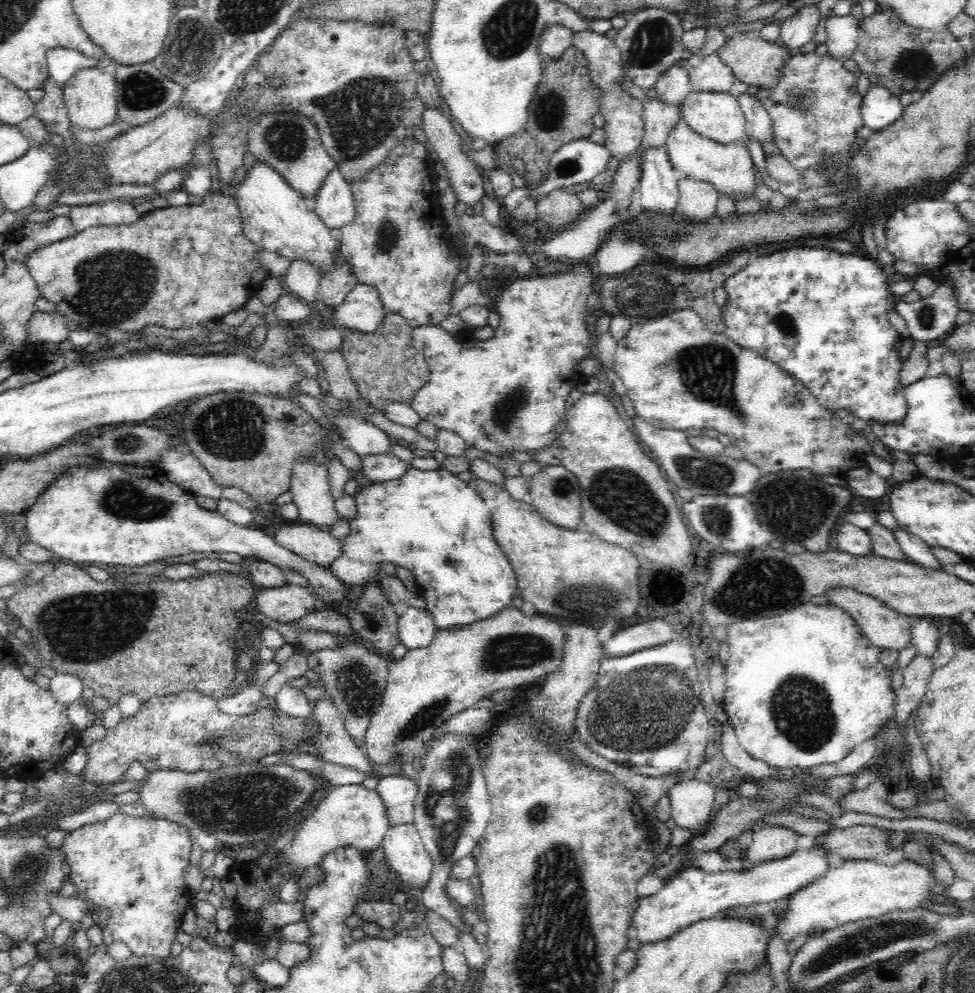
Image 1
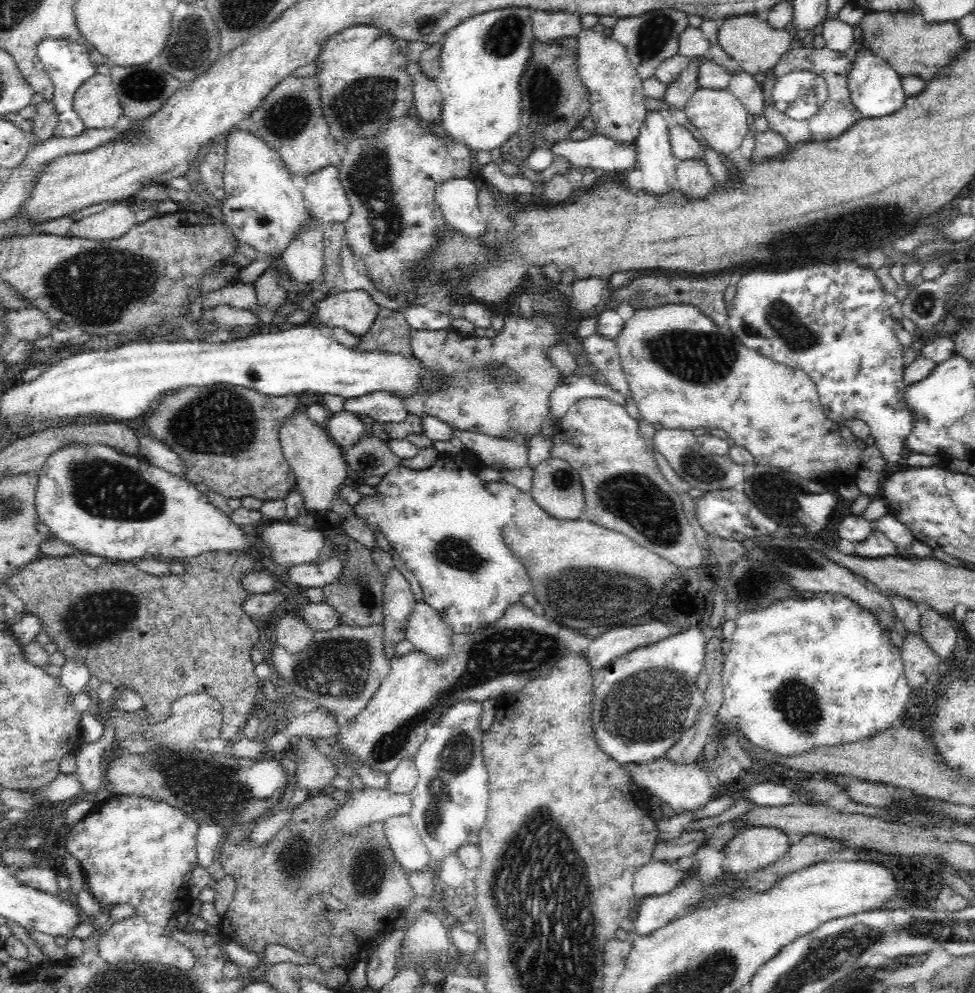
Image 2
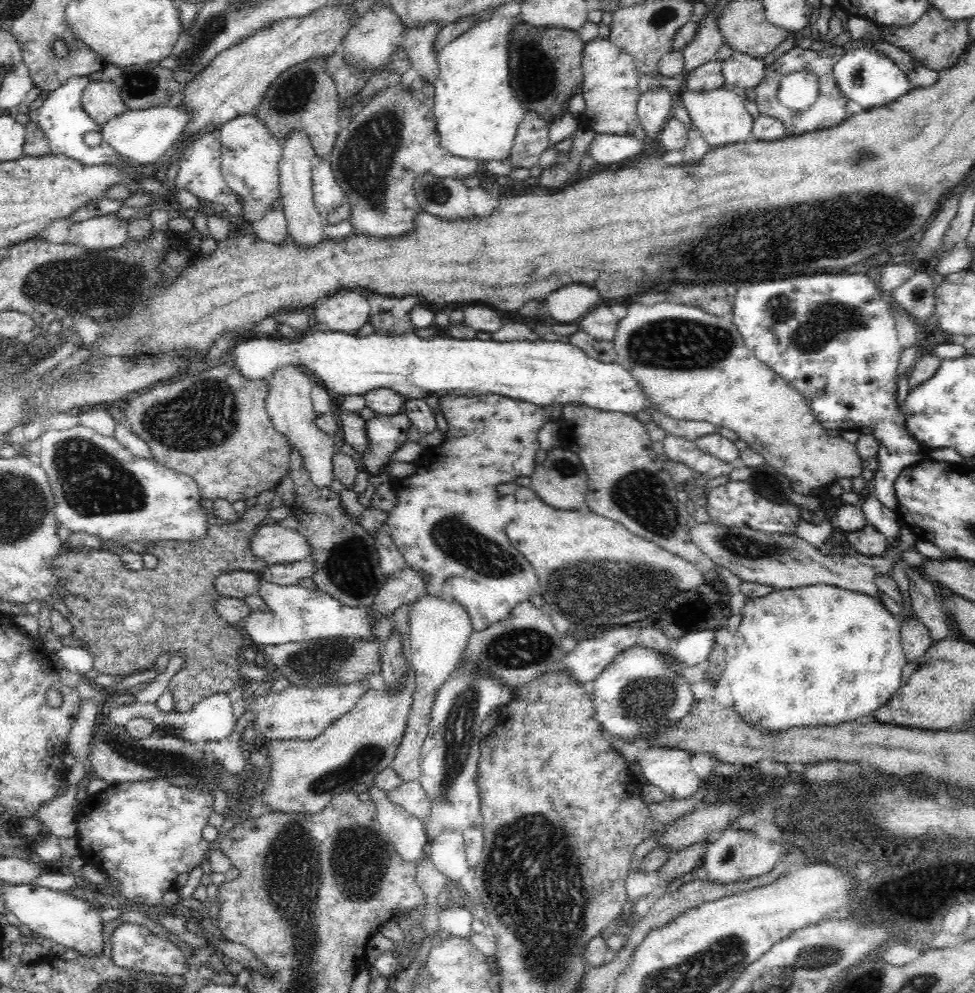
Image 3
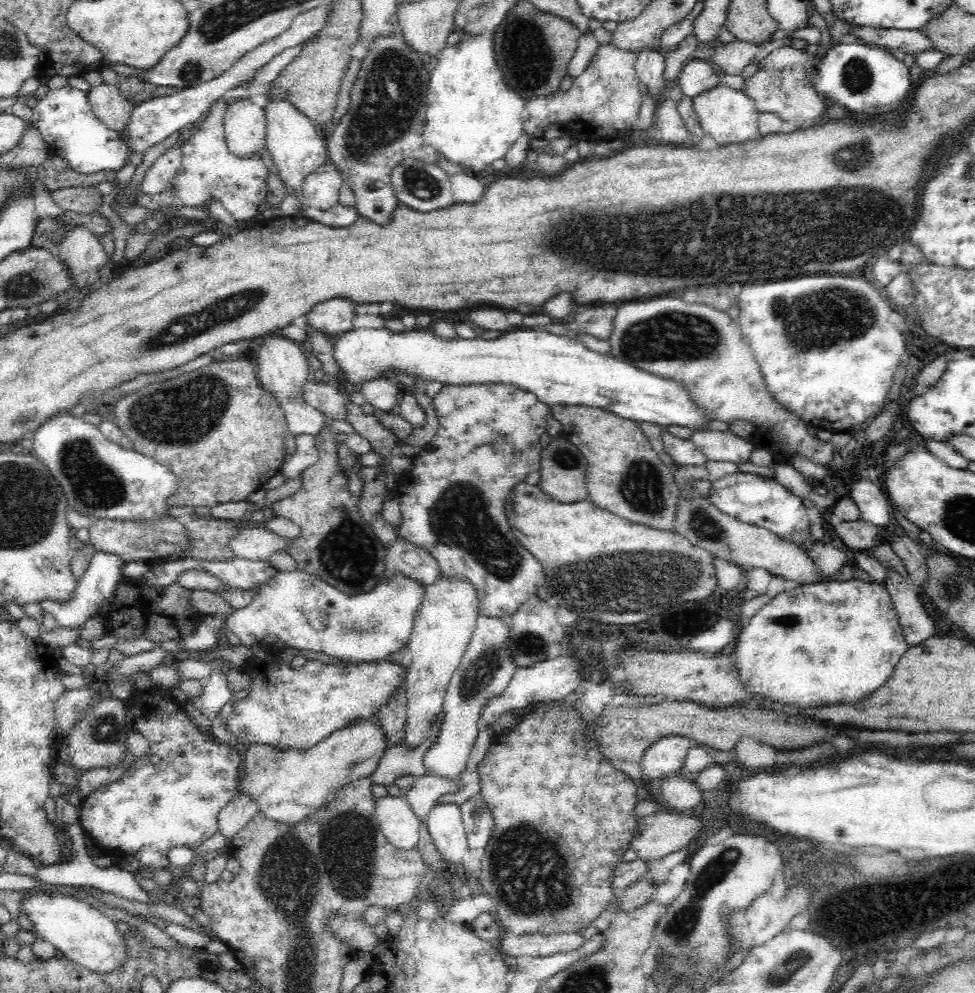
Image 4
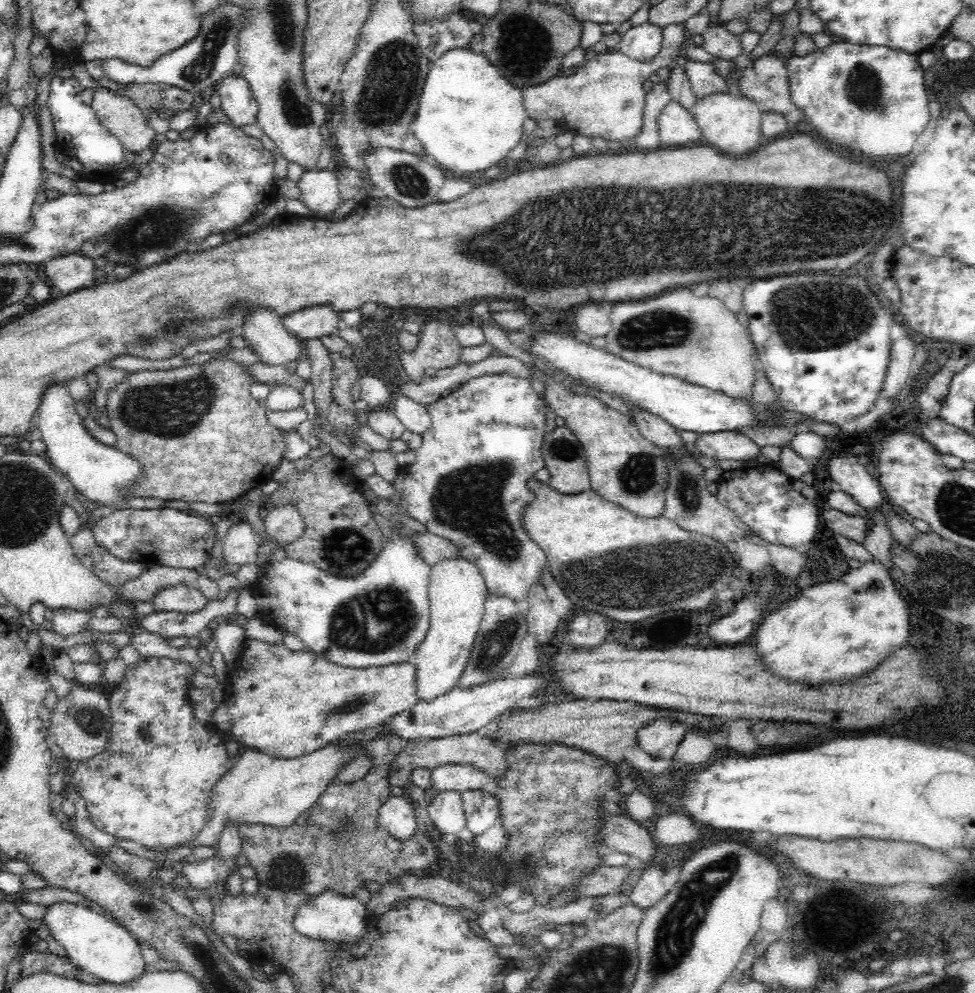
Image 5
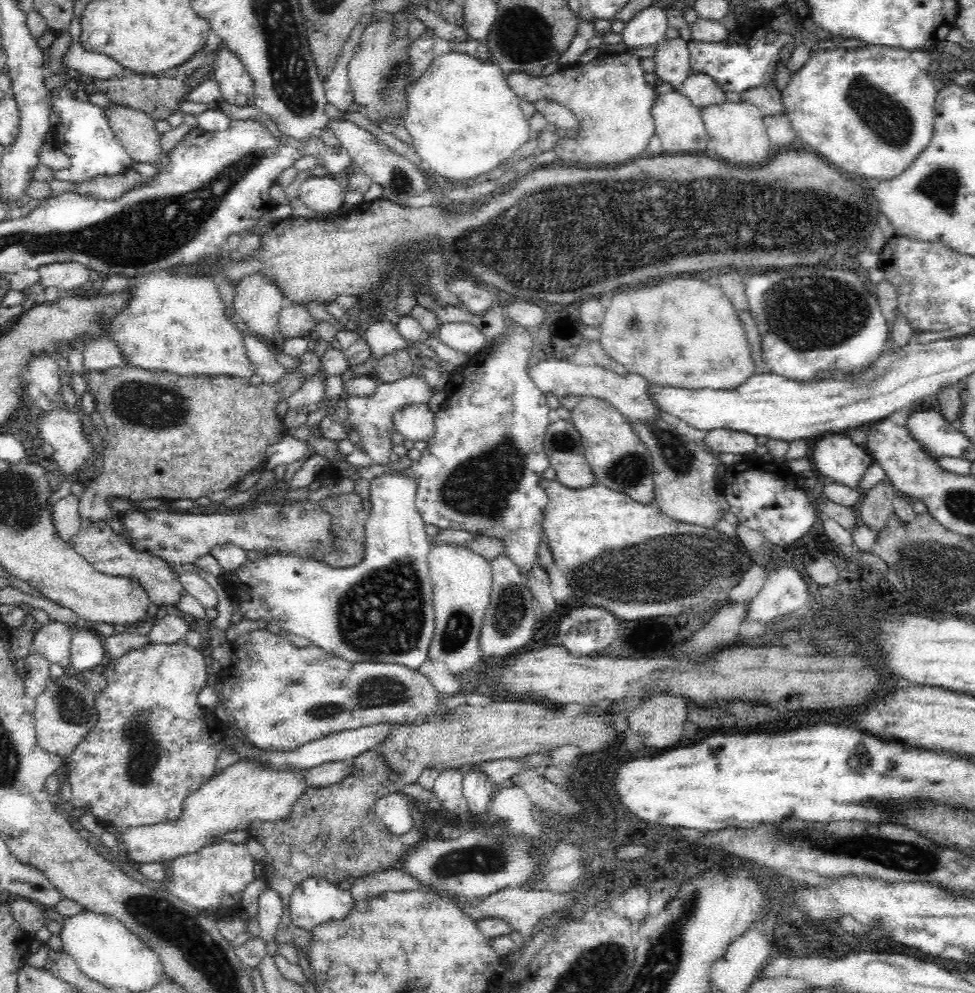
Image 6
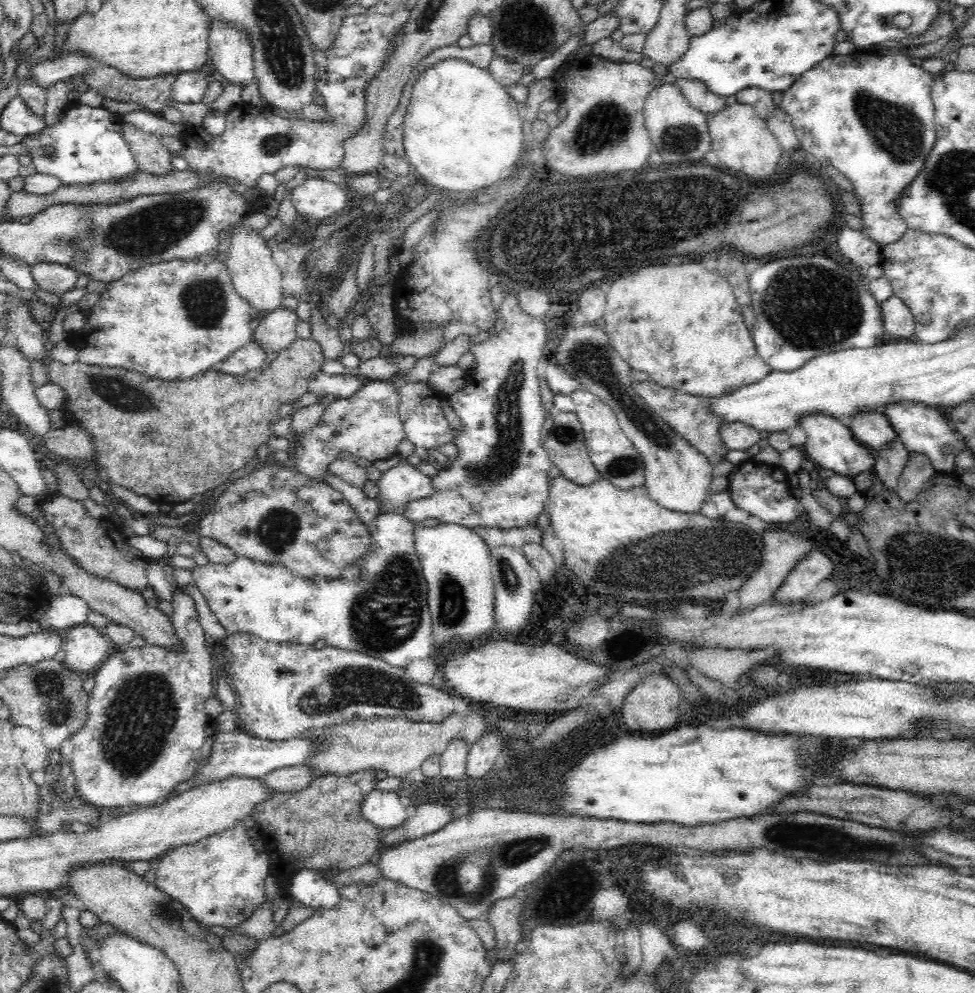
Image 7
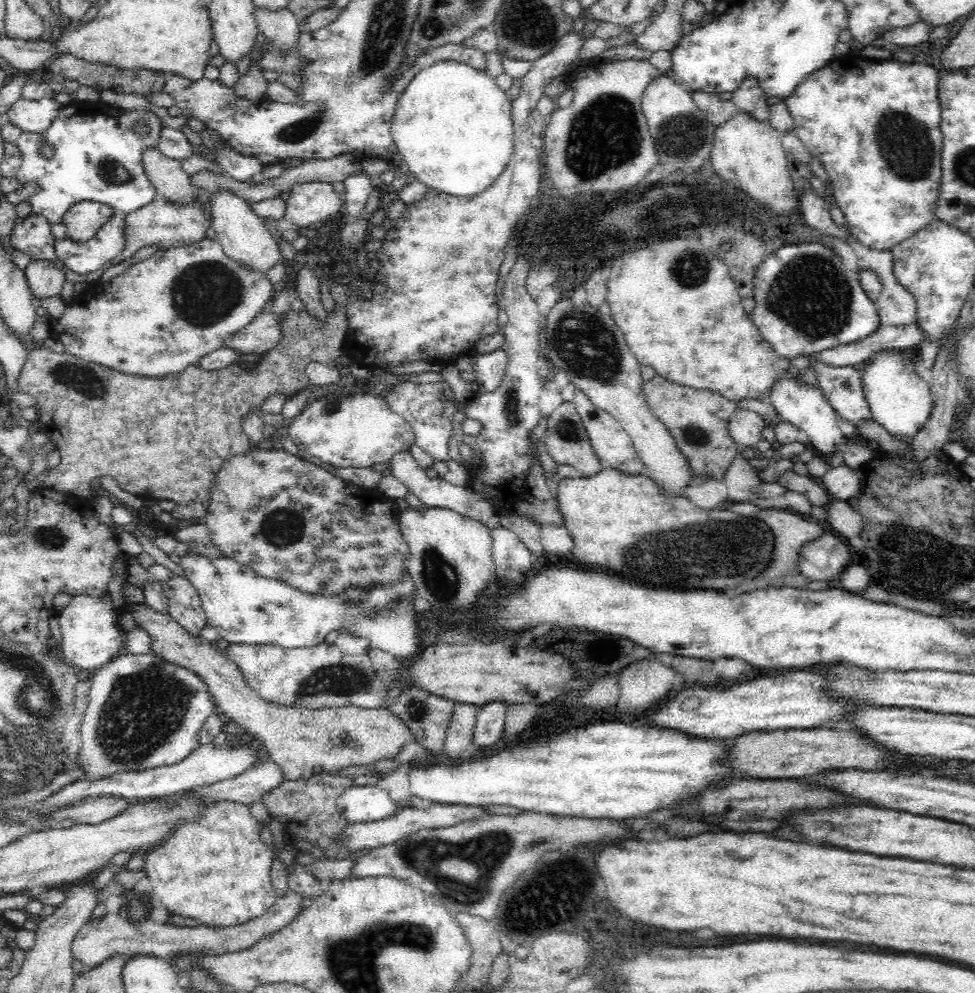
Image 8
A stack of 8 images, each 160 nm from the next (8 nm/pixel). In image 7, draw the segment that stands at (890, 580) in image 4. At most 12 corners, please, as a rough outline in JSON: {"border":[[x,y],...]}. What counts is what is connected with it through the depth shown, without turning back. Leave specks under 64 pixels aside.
{"border":[[901,441],[875,453],[877,480],[897,489],[911,452]]}

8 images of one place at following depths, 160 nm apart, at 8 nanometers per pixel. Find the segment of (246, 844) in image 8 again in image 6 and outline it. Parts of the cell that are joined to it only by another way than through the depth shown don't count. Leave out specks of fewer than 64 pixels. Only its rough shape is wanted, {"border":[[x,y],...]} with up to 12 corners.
{"border":[[220,839],[176,858],[166,892],[213,921],[244,916],[255,863]]}

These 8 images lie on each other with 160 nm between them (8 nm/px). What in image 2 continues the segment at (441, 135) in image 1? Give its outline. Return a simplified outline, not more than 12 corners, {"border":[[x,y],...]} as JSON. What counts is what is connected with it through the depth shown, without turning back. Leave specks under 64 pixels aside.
{"border":[[413,77],[418,118],[441,125],[443,97],[430,77]]}

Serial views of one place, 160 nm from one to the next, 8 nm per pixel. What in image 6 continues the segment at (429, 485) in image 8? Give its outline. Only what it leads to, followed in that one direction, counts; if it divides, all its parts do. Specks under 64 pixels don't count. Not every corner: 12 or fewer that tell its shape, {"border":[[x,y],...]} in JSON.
{"border":[[373,478],[360,564],[244,563],[233,610],[419,669],[435,620],[416,481]]}

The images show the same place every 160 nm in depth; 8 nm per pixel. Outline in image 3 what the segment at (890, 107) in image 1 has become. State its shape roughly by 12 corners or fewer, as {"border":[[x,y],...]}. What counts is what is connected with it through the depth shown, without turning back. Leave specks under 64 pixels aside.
{"border":[[872,46],[848,50],[832,75],[868,111],[911,90],[904,72]]}

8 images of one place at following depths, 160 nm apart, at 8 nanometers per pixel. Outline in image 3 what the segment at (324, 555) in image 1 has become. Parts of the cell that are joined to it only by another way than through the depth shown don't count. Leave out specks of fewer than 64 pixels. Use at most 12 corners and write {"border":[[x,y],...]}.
{"border":[[265,521],[250,540],[253,554],[268,564],[310,559],[297,531]]}

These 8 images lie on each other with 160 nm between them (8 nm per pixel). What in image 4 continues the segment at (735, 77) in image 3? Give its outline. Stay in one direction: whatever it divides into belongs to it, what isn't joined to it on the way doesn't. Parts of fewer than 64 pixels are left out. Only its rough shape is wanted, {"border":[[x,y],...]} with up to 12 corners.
{"border":[[790,38],[761,45],[718,42],[712,62],[719,73],[740,76]]}

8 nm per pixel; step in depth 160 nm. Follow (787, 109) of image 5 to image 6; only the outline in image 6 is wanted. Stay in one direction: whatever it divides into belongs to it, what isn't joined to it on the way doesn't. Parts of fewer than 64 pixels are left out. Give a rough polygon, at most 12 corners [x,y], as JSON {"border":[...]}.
{"border":[[774,80],[747,88],[741,100],[763,117],[787,114]]}

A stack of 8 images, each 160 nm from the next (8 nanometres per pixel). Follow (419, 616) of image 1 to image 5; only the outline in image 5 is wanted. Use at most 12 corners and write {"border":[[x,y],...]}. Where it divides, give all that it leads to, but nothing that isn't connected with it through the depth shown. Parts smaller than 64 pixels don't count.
{"border":[[476,564],[431,566],[418,702],[456,687],[487,597]]}

